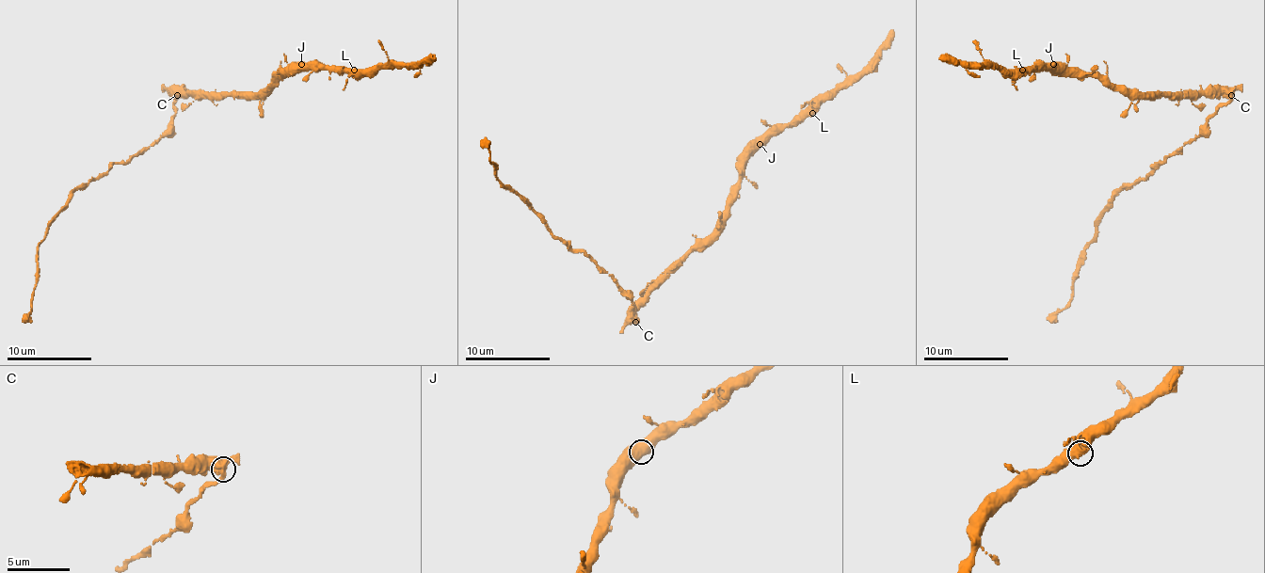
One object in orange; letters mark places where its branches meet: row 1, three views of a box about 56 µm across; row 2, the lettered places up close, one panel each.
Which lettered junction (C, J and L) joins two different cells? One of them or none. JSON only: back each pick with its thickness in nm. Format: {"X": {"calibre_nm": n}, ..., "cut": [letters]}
{"C": {"calibre_nm": 600}, "cut": ["C"]}

